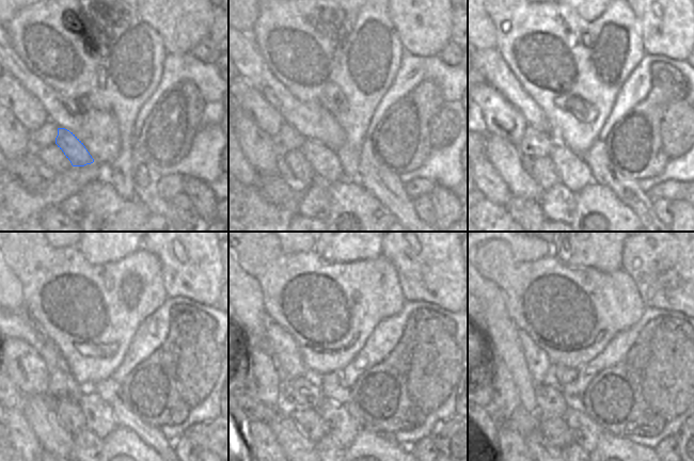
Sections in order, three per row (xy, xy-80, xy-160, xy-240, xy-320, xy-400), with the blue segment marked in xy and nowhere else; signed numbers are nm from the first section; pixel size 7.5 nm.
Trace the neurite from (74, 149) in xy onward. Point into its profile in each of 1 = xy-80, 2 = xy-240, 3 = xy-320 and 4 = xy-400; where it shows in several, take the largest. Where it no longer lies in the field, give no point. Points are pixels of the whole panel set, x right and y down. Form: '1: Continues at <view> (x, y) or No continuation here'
1: Continues at xy-80 (325, 161)
2: Continues at xy-240 (99, 418)
3: Continues at xy-320 (341, 426)
4: Continues at xy-400 (585, 433)

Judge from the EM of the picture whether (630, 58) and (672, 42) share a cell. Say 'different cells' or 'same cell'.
different cells

